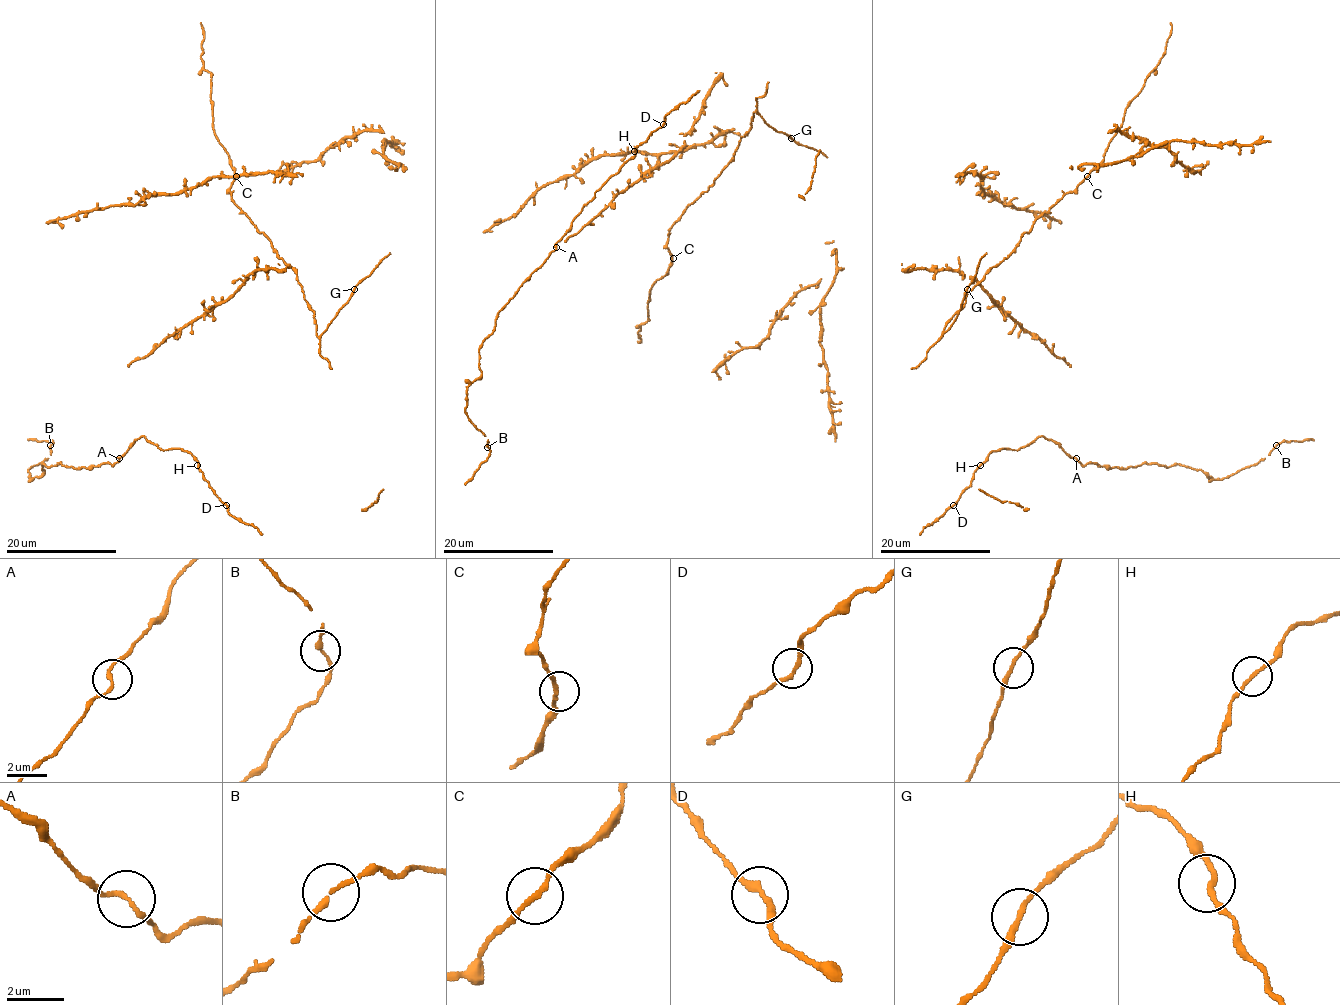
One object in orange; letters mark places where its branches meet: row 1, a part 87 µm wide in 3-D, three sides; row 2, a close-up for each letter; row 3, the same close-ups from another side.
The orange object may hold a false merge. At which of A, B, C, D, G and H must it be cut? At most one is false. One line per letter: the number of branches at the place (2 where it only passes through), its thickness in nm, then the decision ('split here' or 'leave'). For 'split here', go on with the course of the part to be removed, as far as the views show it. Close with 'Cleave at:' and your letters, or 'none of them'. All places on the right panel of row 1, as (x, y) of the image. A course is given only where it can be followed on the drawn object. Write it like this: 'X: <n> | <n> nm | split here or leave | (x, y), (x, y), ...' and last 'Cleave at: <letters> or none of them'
A: 2 | 170 nm | leave
B: 2 | 180 nm | leave
C: 2 | 180 nm | leave
D: 2 | 200 nm | leave
G: 2 | 180 nm | leave
H: 2 | 170 nm | leave
Cleave at: none of them

